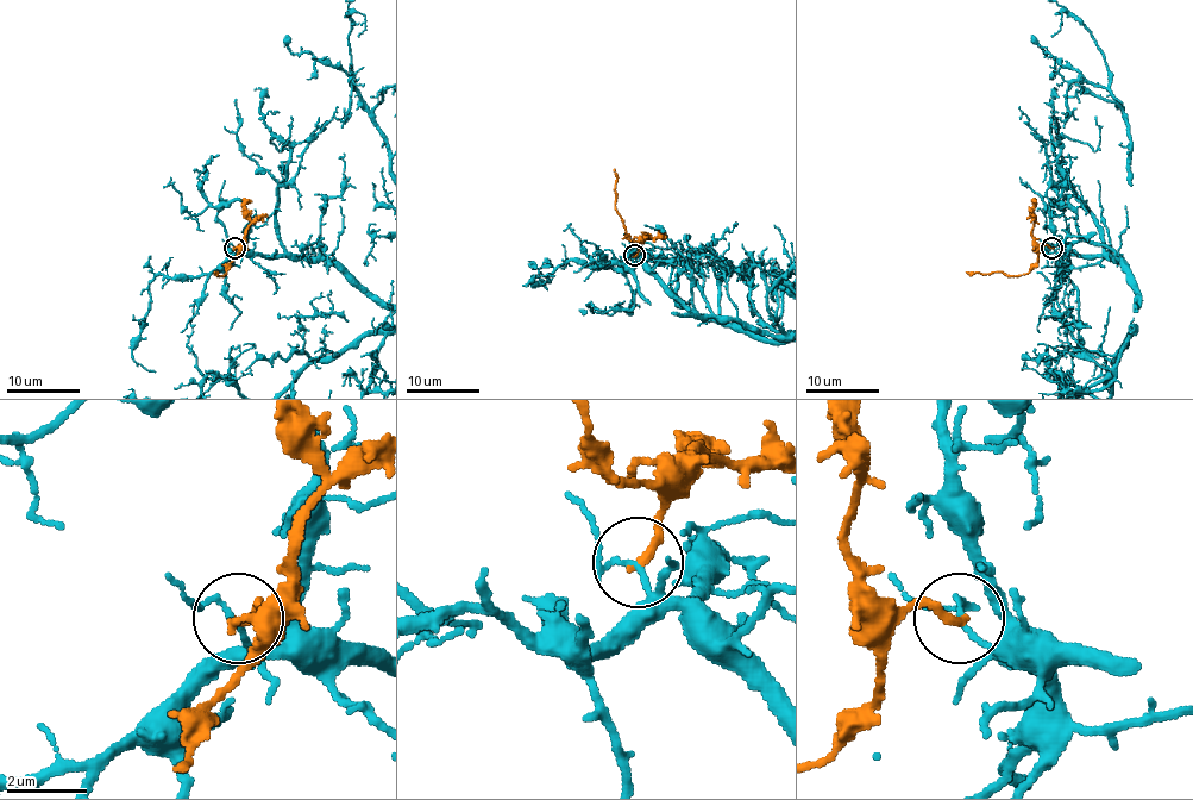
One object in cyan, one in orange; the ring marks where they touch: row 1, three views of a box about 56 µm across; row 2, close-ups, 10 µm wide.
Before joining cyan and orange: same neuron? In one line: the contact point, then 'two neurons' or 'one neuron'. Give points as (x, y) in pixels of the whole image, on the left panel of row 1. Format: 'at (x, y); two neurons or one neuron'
at (234, 248); two neurons

